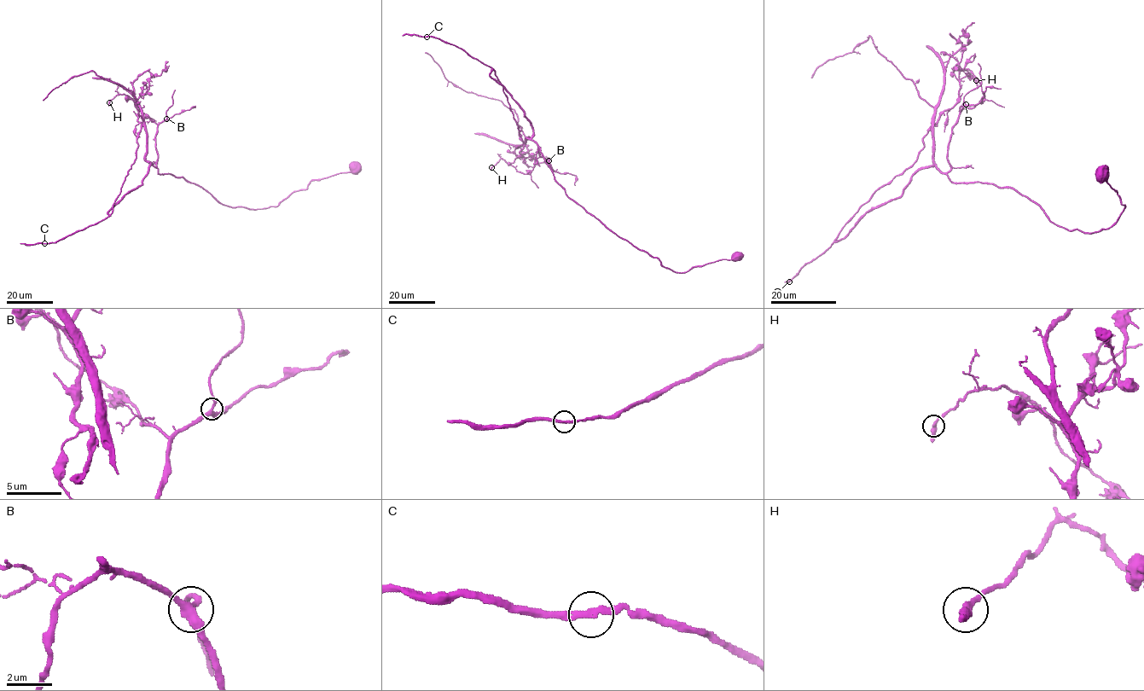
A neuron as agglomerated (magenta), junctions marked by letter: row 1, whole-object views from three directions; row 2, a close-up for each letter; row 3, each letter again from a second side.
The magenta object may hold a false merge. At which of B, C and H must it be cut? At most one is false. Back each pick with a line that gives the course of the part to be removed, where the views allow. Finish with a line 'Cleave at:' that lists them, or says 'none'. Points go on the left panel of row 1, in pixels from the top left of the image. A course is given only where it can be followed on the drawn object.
Cleave at: none

